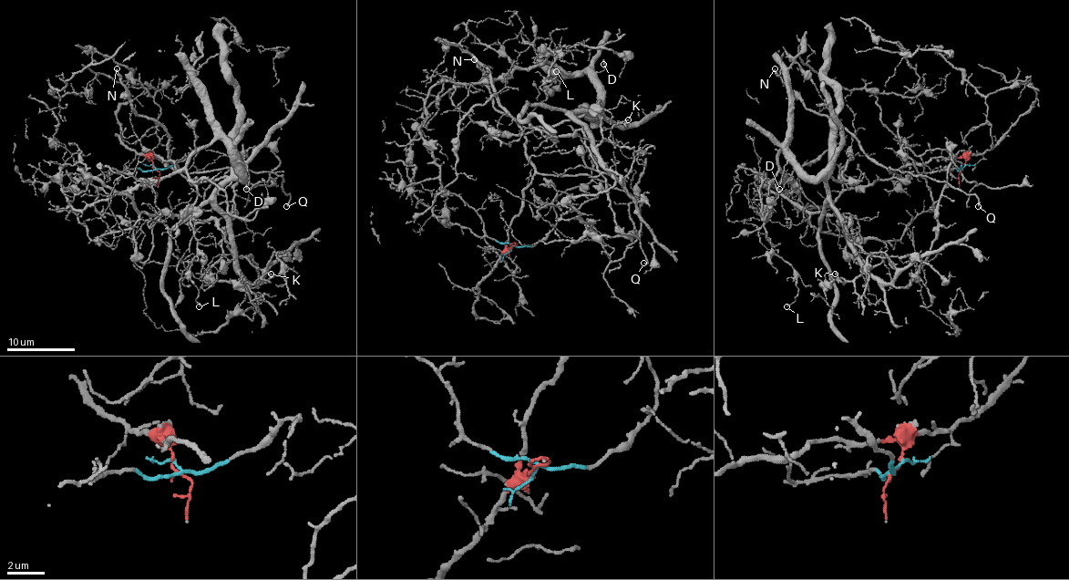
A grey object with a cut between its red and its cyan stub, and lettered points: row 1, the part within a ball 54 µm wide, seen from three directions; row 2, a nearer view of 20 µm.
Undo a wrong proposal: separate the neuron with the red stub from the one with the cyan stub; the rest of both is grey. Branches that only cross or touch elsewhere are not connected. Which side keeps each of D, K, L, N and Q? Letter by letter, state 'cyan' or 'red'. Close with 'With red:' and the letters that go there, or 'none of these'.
D: cyan
K: cyan
L: cyan
N: red
Q: red
With red: N, Q

